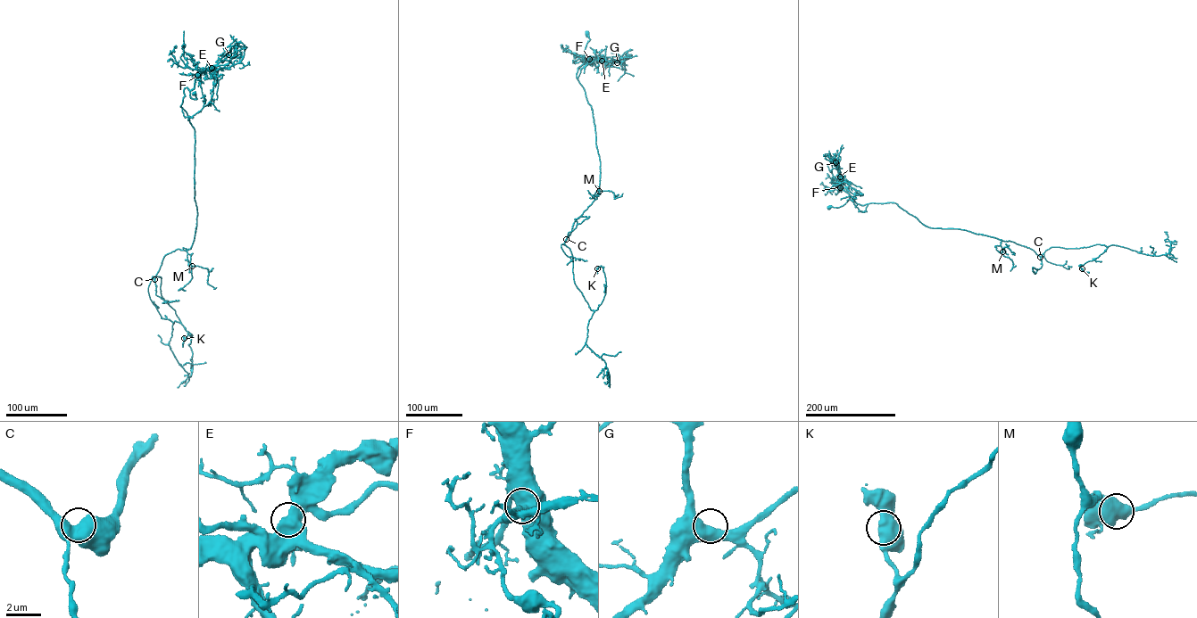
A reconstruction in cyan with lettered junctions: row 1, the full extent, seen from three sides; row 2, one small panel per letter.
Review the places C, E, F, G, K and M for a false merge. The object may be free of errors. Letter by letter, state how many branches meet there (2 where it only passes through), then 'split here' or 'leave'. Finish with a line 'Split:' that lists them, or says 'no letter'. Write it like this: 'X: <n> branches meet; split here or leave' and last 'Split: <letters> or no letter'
C: 2 branches meet; leave
E: 2 branches meet; split here
F: 2 branches meet; leave
G: 2 branches meet; leave
K: 2 branches meet; leave
M: 2 branches meet; leave
Split: E

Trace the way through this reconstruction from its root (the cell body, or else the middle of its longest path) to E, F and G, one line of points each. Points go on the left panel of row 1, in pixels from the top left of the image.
E: (194, 93), (195, 99), (191, 98), (189, 94), (195, 78), (200, 72), (211, 68)
F: (194, 93), (195, 99), (191, 98), (189, 91), (194, 87), (197, 75)
G: (194, 93), (195, 99), (191, 98), (189, 91), (200, 72), (210, 69), (228, 54)

